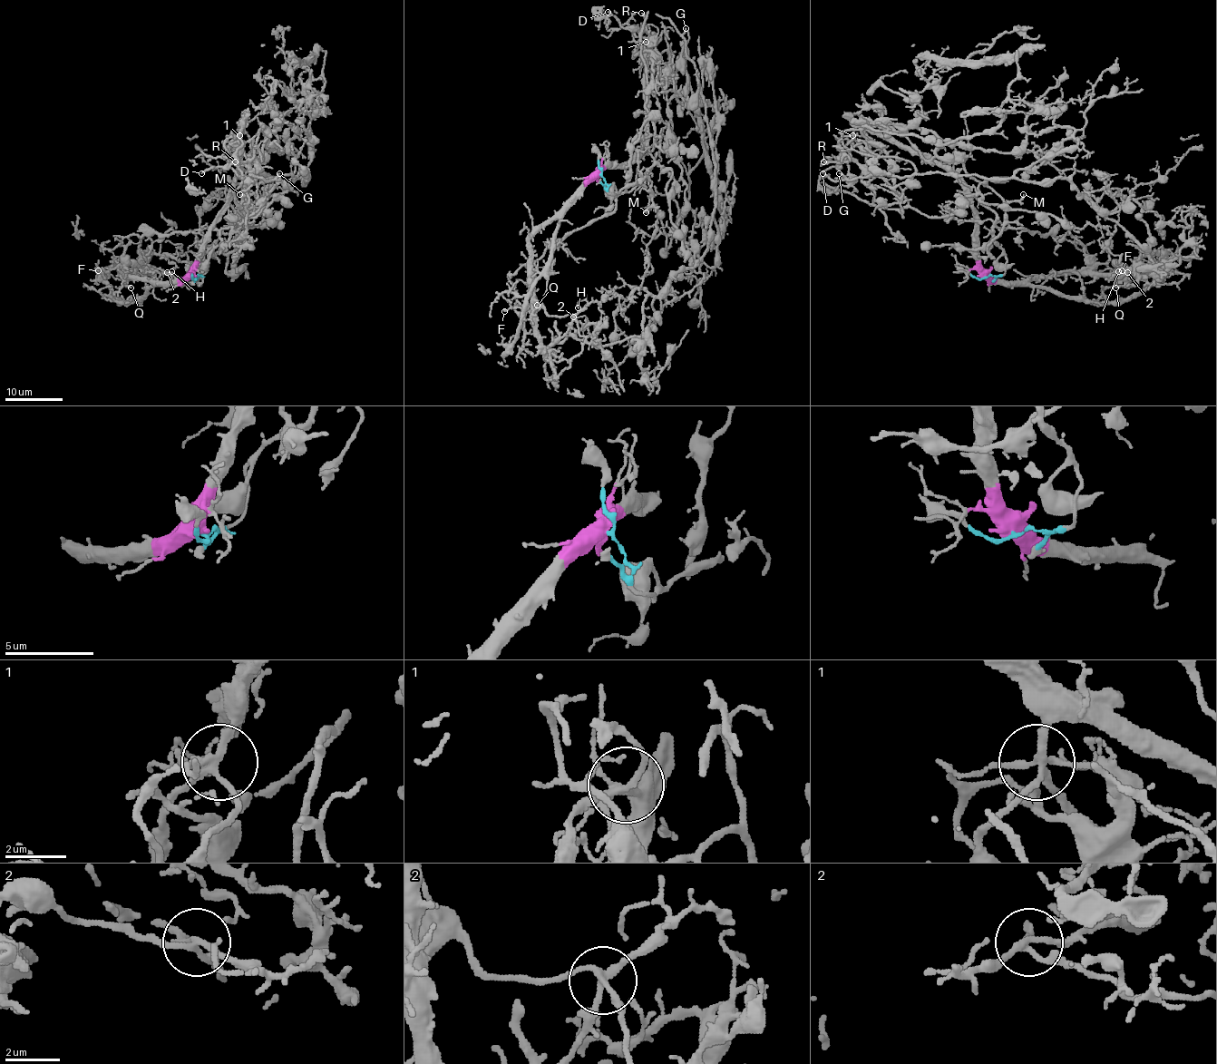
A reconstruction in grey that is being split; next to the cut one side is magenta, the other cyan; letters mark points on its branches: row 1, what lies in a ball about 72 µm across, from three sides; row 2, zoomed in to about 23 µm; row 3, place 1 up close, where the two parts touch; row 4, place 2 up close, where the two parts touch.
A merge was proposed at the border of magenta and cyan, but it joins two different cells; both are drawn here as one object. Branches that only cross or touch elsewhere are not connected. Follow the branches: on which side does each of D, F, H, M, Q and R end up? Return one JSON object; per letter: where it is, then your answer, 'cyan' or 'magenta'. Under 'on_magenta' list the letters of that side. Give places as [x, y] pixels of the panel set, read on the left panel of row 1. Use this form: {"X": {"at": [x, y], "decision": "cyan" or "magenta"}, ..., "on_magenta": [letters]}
{"D": {"at": [201, 173], "decision": "magenta"}, "F": {"at": [98, 270], "decision": "magenta"}, "H": {"at": [171, 271], "decision": "magenta"}, "M": {"at": [239, 194], "decision": "cyan"}, "Q": {"at": [131, 287], "decision": "magenta"}, "R": {"at": [235, 161], "decision": "cyan"}, "on_magenta": ["D", "F", "H", "Q"]}

